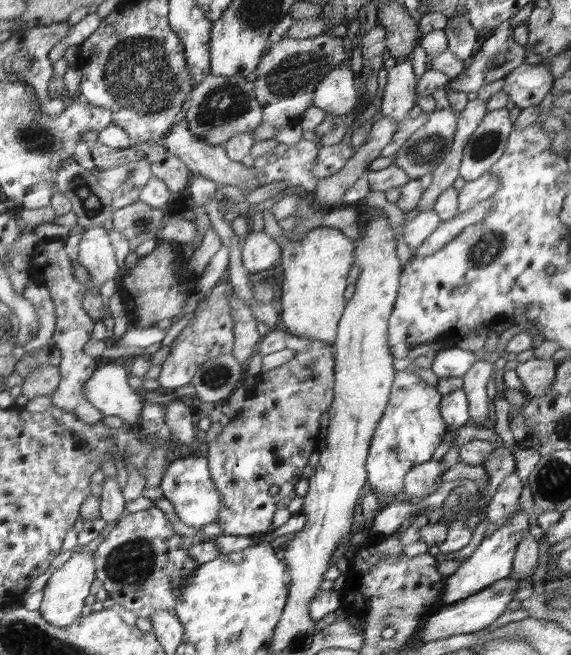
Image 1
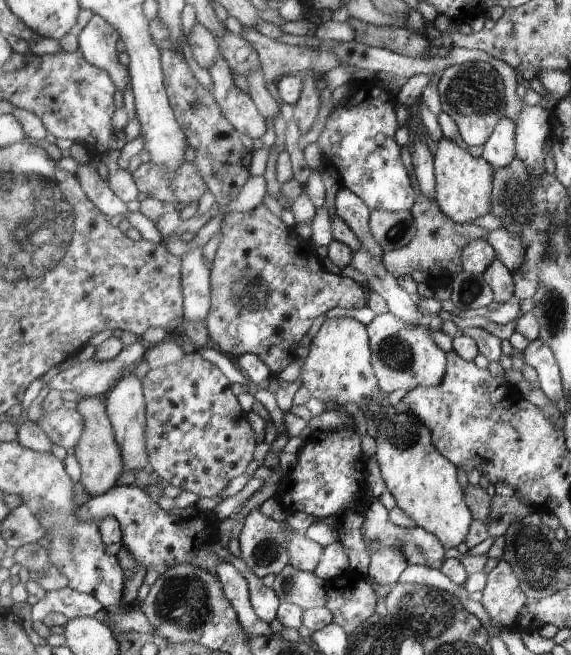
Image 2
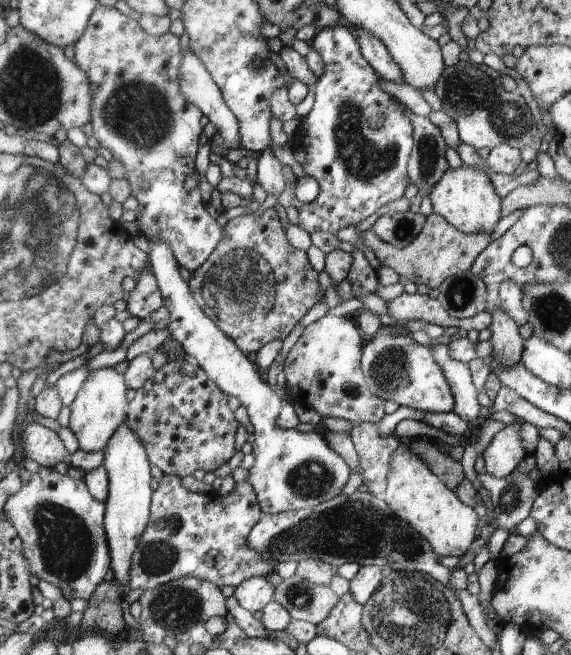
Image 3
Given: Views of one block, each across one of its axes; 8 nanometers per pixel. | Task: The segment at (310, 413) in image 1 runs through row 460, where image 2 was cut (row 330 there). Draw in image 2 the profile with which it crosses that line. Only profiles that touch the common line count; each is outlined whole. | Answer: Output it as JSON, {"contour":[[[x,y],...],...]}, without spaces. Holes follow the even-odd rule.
{"contour":[[[260,203],[252,210],[237,213],[236,211],[230,211],[224,214],[224,221],[221,225],[222,239],[219,243],[218,249],[215,254],[212,265],[212,310],[206,315],[205,325],[210,335],[210,340],[218,346],[220,353],[227,355],[230,359],[236,360],[240,355],[244,353],[257,354],[269,368],[269,372],[272,375],[277,375],[280,371],[283,371],[289,366],[293,360],[298,357],[296,355],[296,348],[298,343],[302,340],[302,337],[308,332],[312,322],[317,316],[326,314],[328,310],[336,308],[362,308],[365,305],[364,301],[364,288],[366,284],[360,286],[357,282],[354,282],[350,277],[342,278],[341,275],[328,274],[323,266],[322,252],[316,250],[308,239],[303,239],[295,230],[295,228],[287,227],[280,217],[274,215],[266,206]]]}

